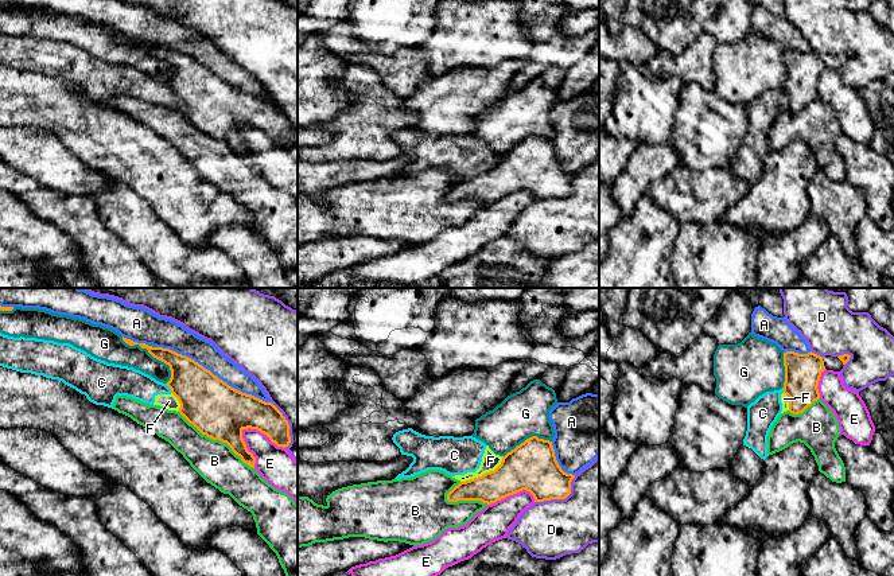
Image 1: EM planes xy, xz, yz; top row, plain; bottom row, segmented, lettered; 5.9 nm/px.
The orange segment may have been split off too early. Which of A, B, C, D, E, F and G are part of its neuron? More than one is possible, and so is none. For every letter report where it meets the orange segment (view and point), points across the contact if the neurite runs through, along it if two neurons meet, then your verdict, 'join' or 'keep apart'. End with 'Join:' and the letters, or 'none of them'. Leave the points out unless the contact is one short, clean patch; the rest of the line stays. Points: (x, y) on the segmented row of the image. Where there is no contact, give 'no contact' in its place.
A: xy (212, 373) | keep apart
B: xy (216, 439) | keep apart
C: xy (168, 386) | keep apart
D: xz (560, 498) | keep apart
E: xy (263, 432) | keep apart
F: xz (484, 474) | keep apart
G: xy (151, 354) | keep apart
Join: none of them

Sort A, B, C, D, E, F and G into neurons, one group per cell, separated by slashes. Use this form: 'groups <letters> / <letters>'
groups A / B / C F / D / E / G

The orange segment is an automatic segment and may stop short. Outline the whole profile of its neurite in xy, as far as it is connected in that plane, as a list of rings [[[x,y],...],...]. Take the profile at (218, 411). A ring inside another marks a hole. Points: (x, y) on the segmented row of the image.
[[[124,336],[123,340],[147,349],[153,358],[168,365],[171,378],[166,385],[180,404],[178,412],[202,435],[226,443],[249,467],[254,468],[256,458],[246,448],[244,429],[260,431],[277,447],[289,445],[289,424],[272,402],[229,386],[194,359],[170,349]]]

